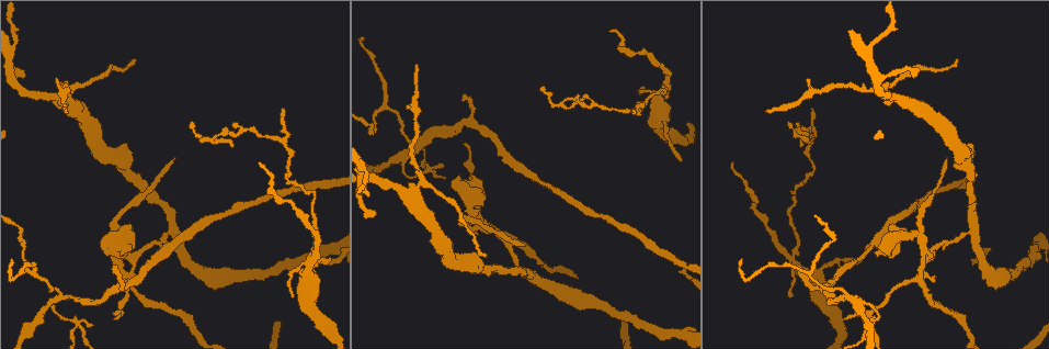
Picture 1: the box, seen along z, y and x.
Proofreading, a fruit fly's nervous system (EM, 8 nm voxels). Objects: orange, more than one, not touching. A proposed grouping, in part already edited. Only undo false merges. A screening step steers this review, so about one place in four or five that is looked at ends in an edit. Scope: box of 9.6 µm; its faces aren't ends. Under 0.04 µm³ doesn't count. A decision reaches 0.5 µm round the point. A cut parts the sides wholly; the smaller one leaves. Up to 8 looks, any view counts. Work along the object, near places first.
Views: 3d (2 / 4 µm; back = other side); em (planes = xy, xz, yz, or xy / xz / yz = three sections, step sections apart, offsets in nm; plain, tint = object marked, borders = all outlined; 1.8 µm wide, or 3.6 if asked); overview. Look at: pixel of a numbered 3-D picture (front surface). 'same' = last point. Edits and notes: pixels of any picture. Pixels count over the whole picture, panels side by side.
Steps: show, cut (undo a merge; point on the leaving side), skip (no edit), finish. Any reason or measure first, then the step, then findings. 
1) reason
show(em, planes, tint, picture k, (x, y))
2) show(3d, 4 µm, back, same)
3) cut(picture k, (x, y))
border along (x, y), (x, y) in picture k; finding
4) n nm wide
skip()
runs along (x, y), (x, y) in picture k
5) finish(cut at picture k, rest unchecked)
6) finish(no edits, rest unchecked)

four-way junction
show(em, planes, tint, picture 1, (60, 294))

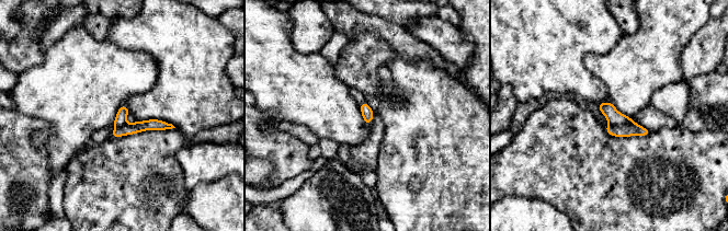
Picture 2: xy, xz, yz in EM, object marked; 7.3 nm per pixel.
cut(picture 2, (615, 118))
border along (609, 124), (639, 126) in picture 2; two neurons meet here

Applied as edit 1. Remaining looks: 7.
see it whole again
show(overview)

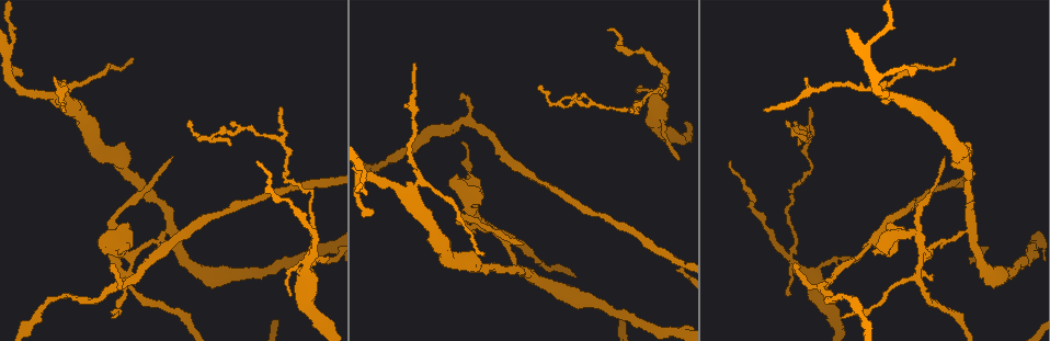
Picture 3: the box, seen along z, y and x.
sharp bend
show(em, planes, tint, picture 3, (112, 228))

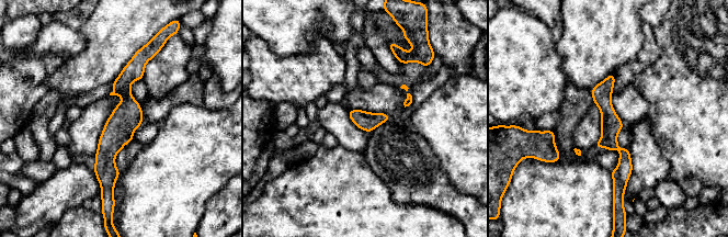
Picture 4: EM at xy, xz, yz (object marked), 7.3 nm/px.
cut(picture 4, (618, 213))
the part that leaves runs along (136, 57), (107, 185) in picture 4; a second neuron is stuck on

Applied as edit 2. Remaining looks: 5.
show(overview)

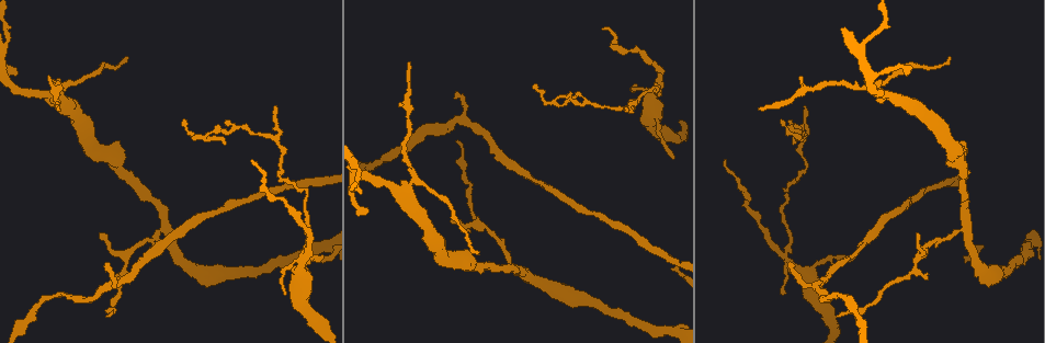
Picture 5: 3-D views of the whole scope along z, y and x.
three arms meet
show(em, xy, step 4, tint, picture 5, (306, 258))

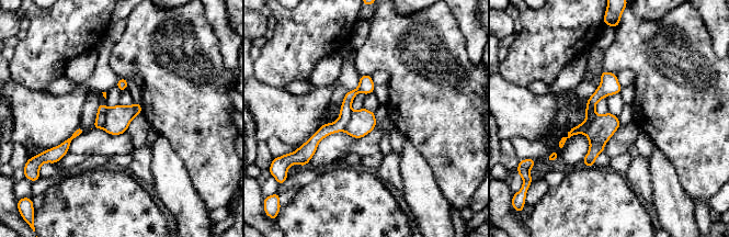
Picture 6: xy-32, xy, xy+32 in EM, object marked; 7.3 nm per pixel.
cut(picture 6, (102, 109))
border along (107, 109), (101, 127) in picture 6; two neurons meet here

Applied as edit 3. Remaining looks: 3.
finish(cut at picture 2, cut at picture 4, cut at picture 6, rest unchecked)

